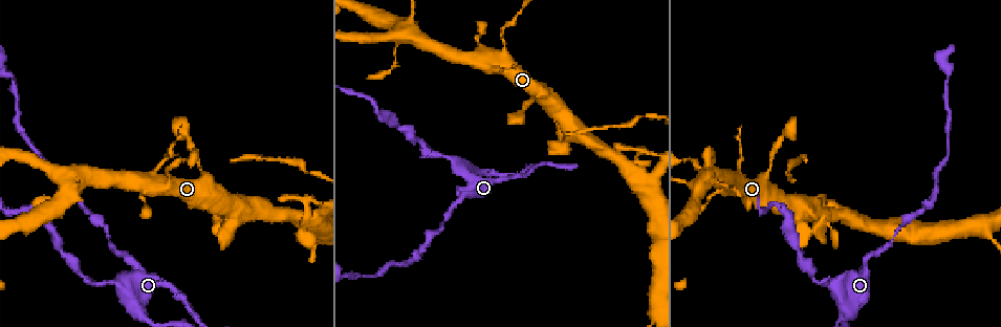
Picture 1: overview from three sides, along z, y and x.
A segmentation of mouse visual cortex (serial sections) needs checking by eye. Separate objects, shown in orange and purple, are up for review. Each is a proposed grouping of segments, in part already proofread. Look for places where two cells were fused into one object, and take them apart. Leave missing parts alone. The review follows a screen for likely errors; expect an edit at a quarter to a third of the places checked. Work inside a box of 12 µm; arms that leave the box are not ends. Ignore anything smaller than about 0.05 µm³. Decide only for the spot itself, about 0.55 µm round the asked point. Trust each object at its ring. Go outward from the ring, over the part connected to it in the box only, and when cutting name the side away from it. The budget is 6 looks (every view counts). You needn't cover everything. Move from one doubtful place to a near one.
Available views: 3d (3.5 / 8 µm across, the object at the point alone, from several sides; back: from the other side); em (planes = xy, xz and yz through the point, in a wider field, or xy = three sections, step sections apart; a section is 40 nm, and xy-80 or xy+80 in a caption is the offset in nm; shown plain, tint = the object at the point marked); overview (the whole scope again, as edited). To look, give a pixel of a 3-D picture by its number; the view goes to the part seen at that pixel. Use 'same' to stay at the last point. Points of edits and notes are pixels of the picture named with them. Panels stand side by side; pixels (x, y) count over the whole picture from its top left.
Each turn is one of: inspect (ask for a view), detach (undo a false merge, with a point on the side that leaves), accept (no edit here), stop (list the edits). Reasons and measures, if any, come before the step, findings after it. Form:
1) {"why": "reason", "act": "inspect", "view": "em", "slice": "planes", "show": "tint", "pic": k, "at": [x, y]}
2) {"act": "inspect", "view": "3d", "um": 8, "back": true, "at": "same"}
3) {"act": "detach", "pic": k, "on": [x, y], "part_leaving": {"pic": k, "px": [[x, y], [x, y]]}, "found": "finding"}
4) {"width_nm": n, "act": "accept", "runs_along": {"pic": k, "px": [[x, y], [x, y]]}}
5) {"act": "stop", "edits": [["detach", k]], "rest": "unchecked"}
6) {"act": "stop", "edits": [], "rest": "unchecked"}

{"why": "four or more arms meet", "act": "inspect", "view": "3d", "um": 3.5, "pic": 1, "at": [149, 185]}

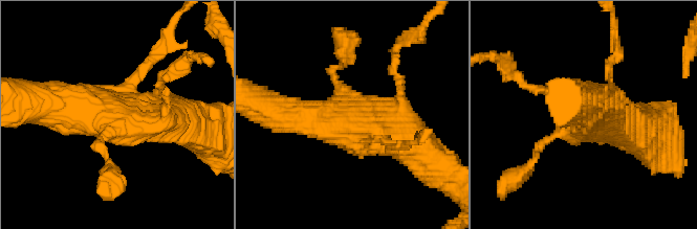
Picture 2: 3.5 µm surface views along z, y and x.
{"why": "shape alone is not enough", "act": "inspect", "view": "em", "slice": "xy", "step": 1, "show": "tint", "pic": 2, "at": [121, 112]}

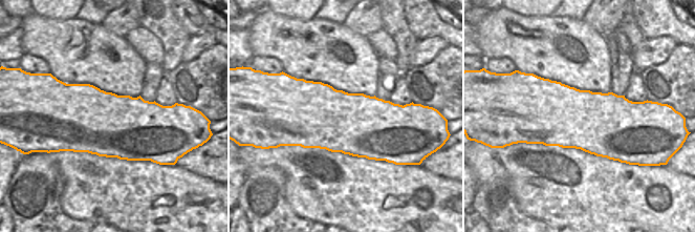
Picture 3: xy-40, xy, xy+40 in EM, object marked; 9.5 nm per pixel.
{"act": "inspect", "view": "em", "slice": "xy", "step": 3, "show": "tint", "at": "same"}

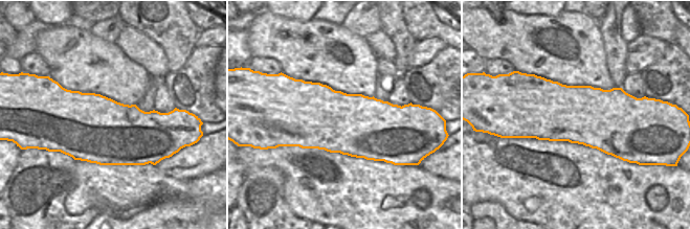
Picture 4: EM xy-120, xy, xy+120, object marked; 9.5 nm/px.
{"act": "accept", "runs_along": {"pic": 2, "px": [[443, 170], [405, 138], [305, 117]]}, "found": "one cell here"}

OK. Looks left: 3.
{"why": "abrupt turn", "act": "inspect", "view": "3d", "um": 8, "back": true, "pic": 1, "at": [401, 35]}

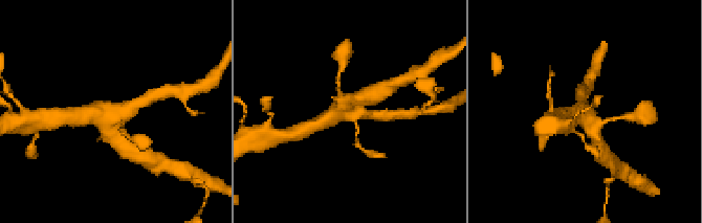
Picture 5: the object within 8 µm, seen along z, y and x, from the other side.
{"act": "inspect", "view": "em", "slice": "planes", "show": "tint", "pic": 5, "at": [348, 113]}

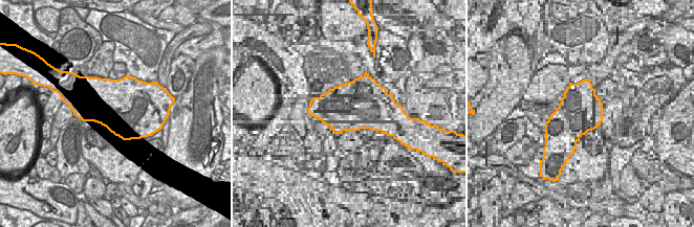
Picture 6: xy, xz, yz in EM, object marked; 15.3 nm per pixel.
{"act": "accept", "found": "all the same cell"}

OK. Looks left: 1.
{"act": "stop", "edits": [], "rest": "unchecked"}

